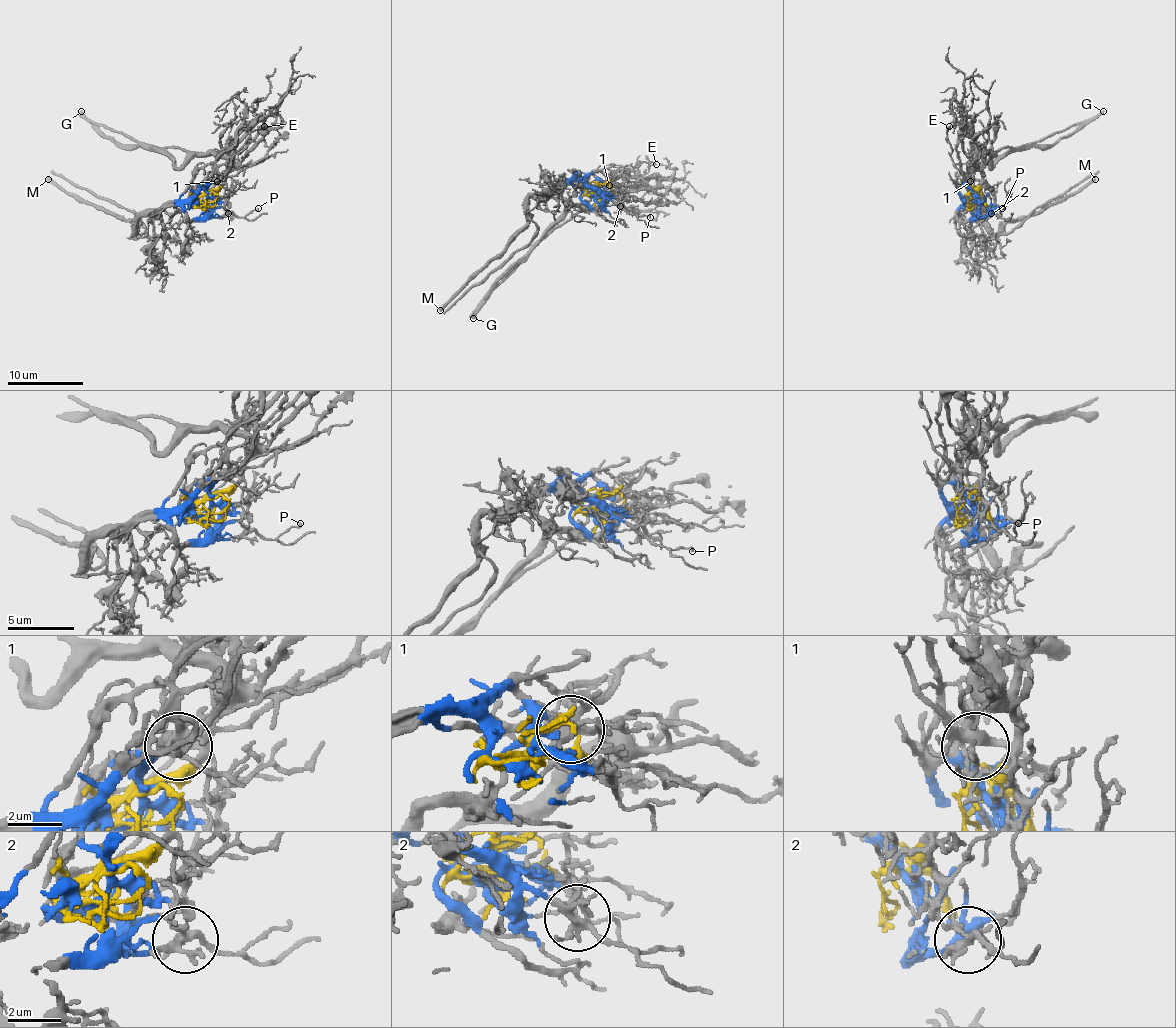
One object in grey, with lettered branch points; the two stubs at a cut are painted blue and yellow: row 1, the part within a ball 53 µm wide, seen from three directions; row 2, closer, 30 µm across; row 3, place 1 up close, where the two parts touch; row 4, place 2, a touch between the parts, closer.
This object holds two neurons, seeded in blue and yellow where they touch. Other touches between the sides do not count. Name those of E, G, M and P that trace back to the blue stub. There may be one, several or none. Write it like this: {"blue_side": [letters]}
{"blue_side": ["M", "P"]}

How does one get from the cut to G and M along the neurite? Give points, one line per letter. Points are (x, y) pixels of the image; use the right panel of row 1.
G: (980, 202), (980, 152), (978, 154), (991, 154), (1006, 147), (1033, 147), (1079, 124), (1090, 122), (1103, 111)
M: (980, 202), (967, 202), (993, 232), (1073, 196), (1096, 179)

